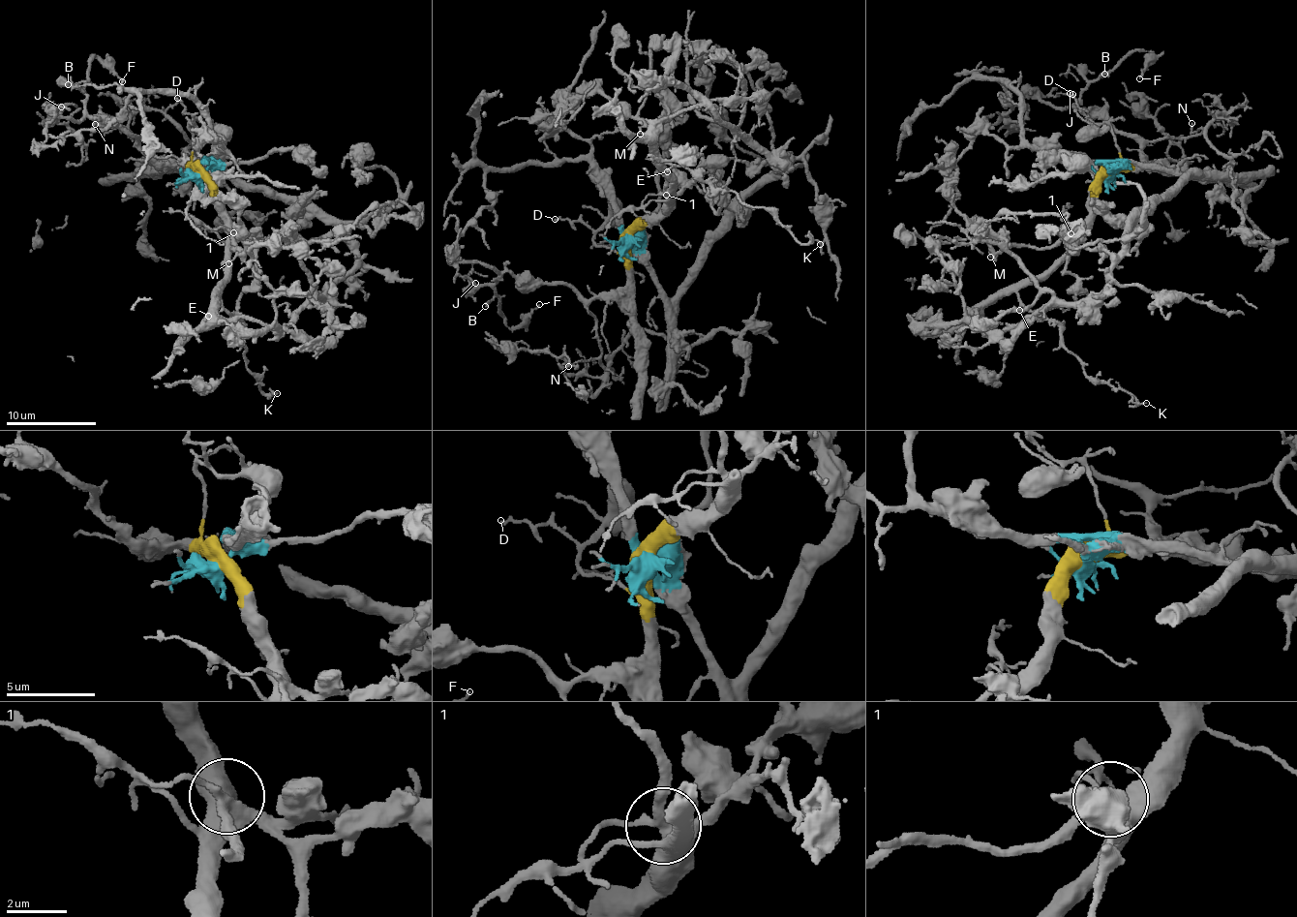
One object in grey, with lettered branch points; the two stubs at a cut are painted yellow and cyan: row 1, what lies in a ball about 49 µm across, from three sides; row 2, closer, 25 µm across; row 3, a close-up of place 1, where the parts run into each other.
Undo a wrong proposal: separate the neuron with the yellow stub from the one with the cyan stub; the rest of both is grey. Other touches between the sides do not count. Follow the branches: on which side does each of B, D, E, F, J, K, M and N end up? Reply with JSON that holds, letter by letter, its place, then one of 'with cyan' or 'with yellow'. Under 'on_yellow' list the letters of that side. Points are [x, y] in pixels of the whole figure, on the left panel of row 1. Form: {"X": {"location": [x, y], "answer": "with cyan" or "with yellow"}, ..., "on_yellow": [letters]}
{"B": {"location": [68, 84], "answer": "with yellow"}, "D": {"location": [177, 98], "answer": "with yellow"}, "E": {"location": [208, 316], "answer": "with yellow"}, "F": {"location": [122, 81], "answer": "with yellow"}, "J": {"location": [61, 106], "answer": "with yellow"}, "K": {"location": [277, 393], "answer": "with yellow"}, "M": {"location": [228, 263], "answer": "with yellow"}, "N": {"location": [95, 124], "answer": "with yellow"}, "on_yellow": ["B", "D", "E", "F", "J", "K", "M", "N"]}

